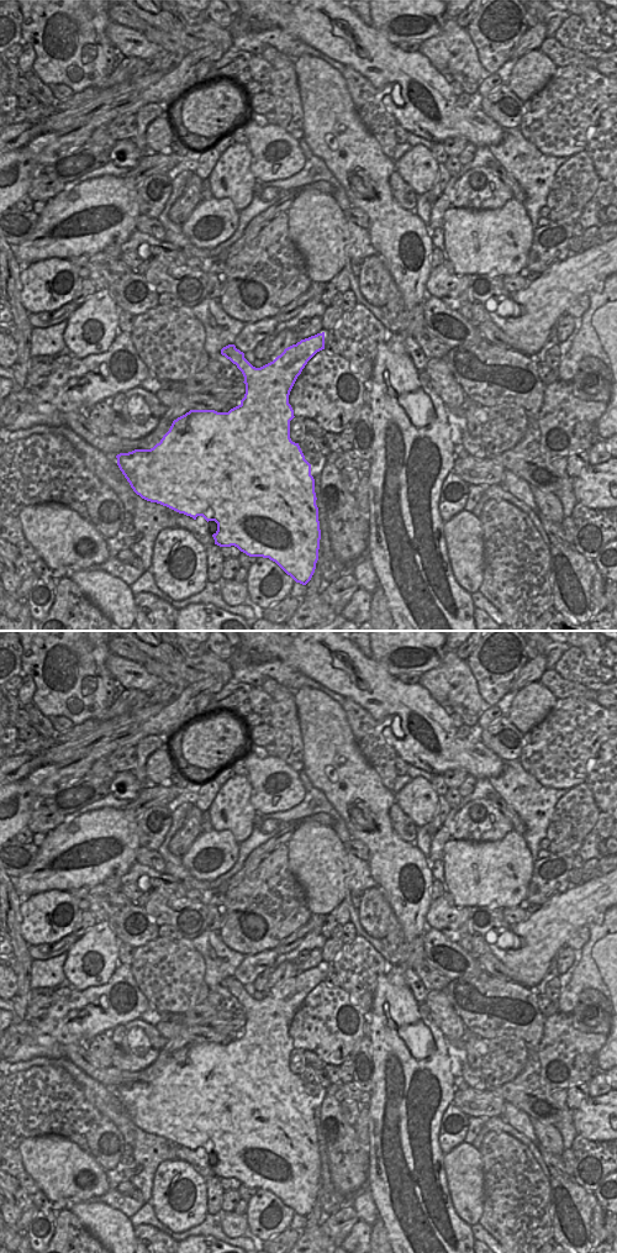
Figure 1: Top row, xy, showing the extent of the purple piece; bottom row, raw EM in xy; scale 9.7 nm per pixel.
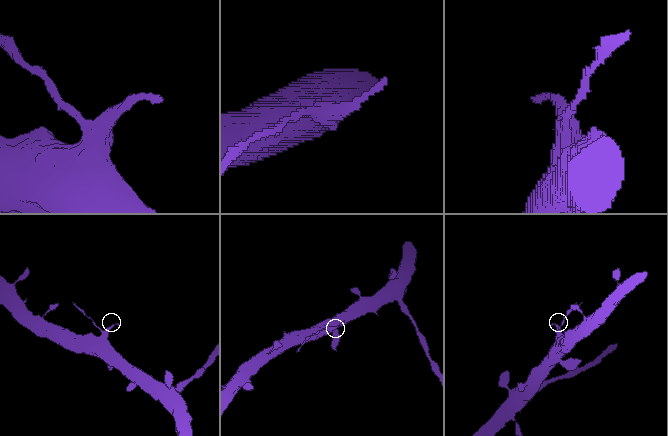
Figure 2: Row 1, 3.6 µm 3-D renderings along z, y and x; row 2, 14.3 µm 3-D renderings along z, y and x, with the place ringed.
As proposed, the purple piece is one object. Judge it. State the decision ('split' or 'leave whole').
split

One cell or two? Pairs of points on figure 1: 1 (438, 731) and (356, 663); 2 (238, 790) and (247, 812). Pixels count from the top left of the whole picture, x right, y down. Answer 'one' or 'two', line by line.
1: one
2: one

